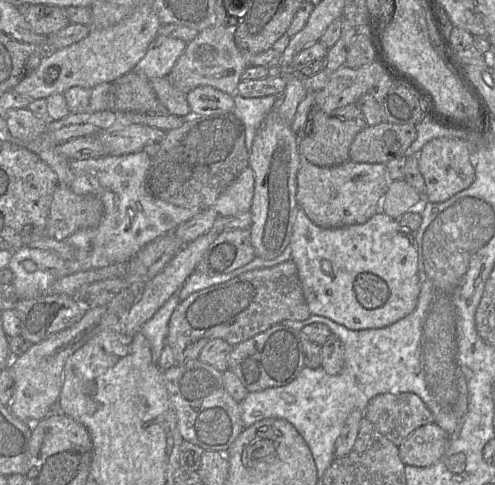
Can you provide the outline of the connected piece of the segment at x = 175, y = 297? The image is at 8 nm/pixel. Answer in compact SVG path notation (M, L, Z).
M176 291L141 328L157 363L166 344L171 315L180 301L179 293Z

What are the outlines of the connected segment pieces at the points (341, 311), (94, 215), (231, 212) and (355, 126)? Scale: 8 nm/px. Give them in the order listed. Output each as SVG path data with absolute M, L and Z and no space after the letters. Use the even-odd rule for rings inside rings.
M298 208L293 224L291 261L298 269L303 295L313 315L320 315L351 330L383 328L404 318L416 307L420 292L417 244L412 233L383 212L363 224L325 229L314 224Z
M58 186L53 195L46 234L64 241L78 230L98 226L103 213L103 203L97 195L78 195L70 187Z
M248 166L218 197L212 208L220 217L231 217L250 211L254 184L254 171Z
M355 103L331 112L323 112L316 106L310 132L298 139L298 149L302 160L320 167L338 166L349 161L351 143L356 134L366 126L365 118Z

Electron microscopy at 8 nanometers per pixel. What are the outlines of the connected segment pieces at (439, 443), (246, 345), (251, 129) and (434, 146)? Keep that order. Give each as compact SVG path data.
M432 422L414 430L399 446L405 465L429 467L439 461L447 446L447 434Z
M282 323L235 345L228 357L229 370L234 372L248 392L281 387L292 382L305 367L301 332Z
M240 94L232 95L234 99L234 114L243 122L245 127L245 144L251 150L255 134L262 121L273 109L277 95L245 98Z
M447 137L432 139L421 148L418 169L425 181L424 201L444 202L473 183L475 169L470 160L471 153L471 146L466 141Z

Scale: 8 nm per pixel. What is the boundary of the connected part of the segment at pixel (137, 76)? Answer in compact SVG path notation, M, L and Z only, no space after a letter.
M137 68L116 79L114 111L131 113L167 113L149 79Z

